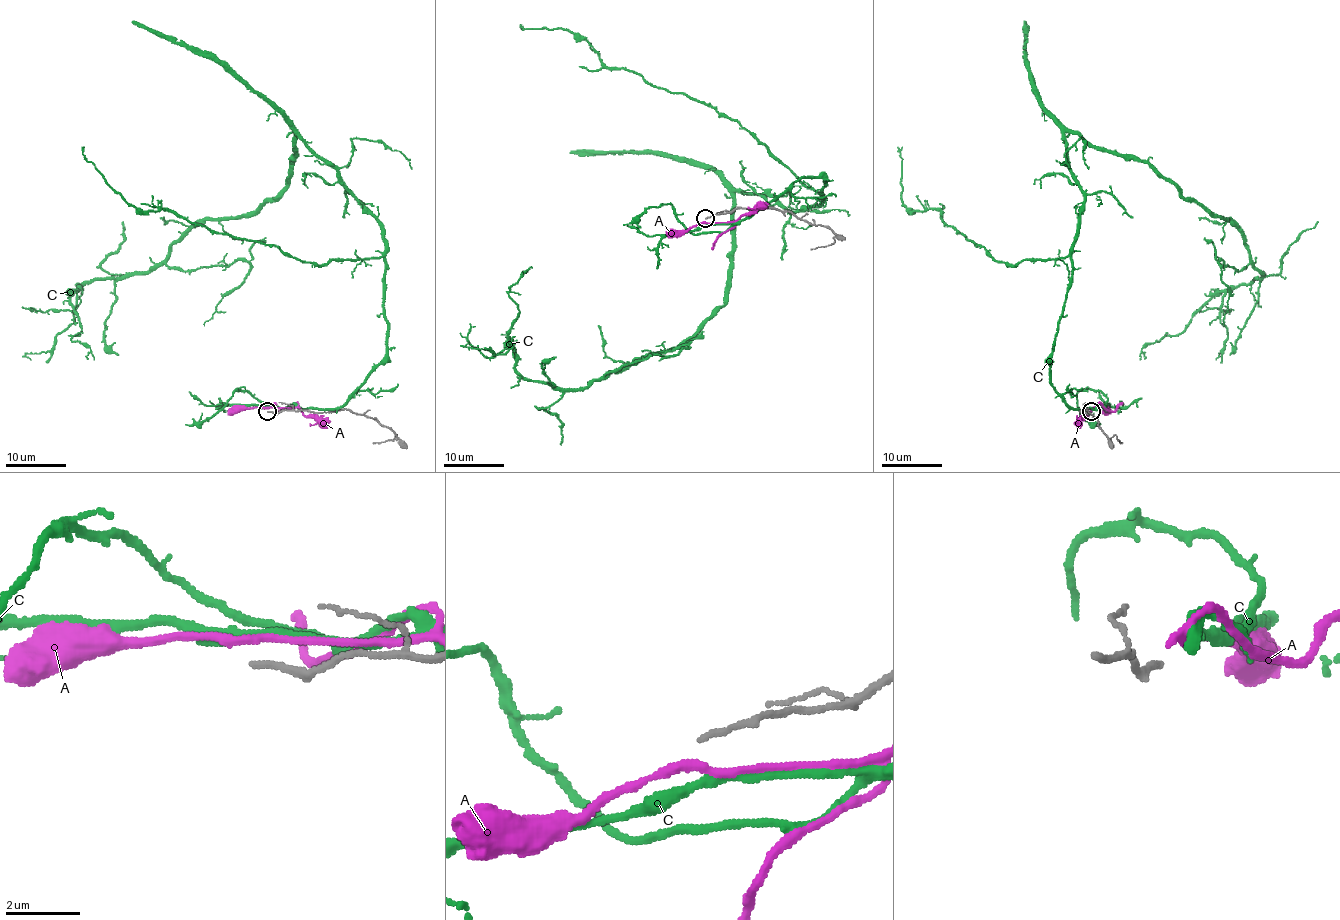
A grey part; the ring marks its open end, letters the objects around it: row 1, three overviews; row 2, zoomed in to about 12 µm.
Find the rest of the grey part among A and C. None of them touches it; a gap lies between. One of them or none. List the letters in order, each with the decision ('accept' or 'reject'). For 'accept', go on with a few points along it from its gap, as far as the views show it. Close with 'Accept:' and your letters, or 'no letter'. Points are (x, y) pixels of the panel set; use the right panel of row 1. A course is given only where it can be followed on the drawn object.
A: reject
C: reject
Accept: no letter

